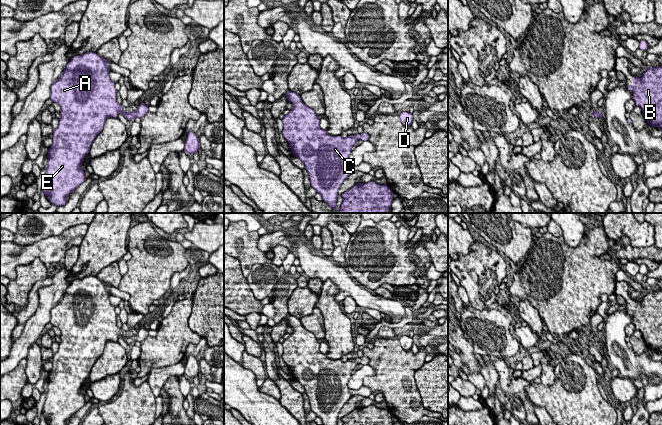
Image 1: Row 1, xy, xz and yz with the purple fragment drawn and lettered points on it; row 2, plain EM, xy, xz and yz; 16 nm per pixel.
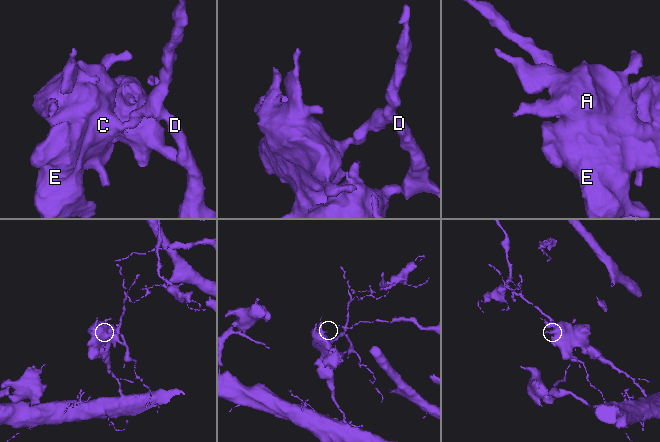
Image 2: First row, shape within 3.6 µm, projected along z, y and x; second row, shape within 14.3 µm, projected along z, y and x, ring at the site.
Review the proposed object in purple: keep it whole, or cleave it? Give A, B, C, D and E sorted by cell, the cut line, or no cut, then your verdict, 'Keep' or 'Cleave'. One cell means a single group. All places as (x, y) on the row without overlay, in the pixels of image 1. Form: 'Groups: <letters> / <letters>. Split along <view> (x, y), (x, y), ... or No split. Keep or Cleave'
Groups: A B C D E. No split. Keep

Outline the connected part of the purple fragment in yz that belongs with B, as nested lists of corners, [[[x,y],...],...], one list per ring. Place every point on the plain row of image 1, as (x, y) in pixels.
[[[650,290],[641,303],[633,299],[633,309],[626,310],[633,316],[633,324],[642,332],[647,347],[662,353],[662,290]]]

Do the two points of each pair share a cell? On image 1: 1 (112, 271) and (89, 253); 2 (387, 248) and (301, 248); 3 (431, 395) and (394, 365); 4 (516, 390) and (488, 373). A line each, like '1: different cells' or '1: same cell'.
1: different cells
2: different cells
3: different cells
4: different cells

